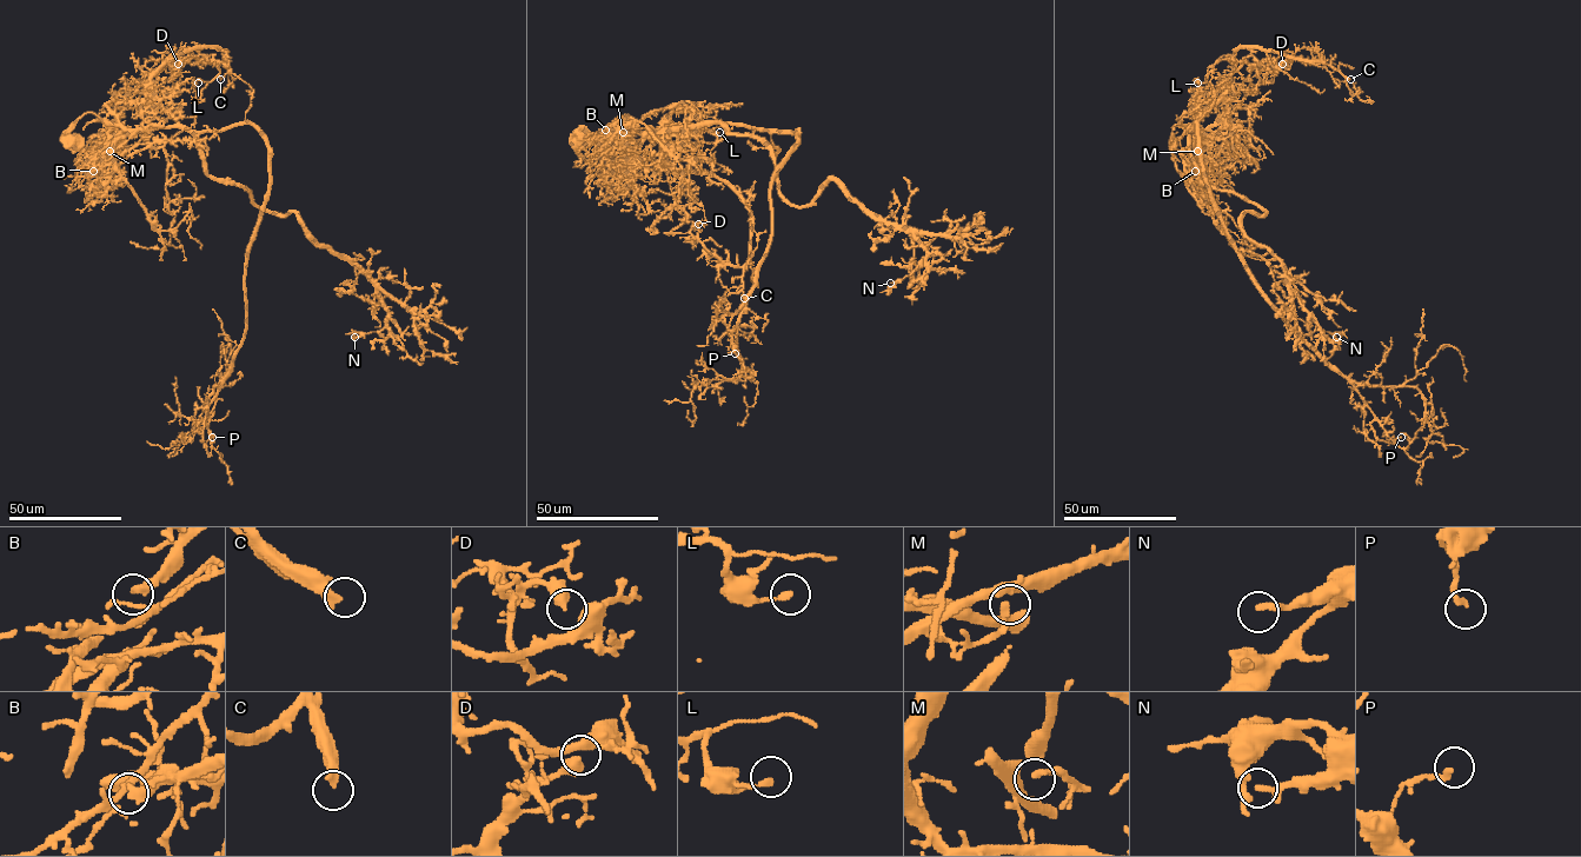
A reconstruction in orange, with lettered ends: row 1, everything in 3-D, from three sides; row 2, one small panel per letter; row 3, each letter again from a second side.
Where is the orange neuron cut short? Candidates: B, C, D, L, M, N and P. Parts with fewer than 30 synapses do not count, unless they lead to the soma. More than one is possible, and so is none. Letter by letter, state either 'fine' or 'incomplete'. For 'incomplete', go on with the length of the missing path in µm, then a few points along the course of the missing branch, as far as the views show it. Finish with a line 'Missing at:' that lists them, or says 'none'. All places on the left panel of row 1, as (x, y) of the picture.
B: incomplete; about 20 µm are missing; missing branch runs (93, 171), (78, 193)
C: incomplete; about 40 µm are missing; missing branch runs (220, 79), (220, 86), (231, 93), (225, 103)
D: fine
L: fine
M: fine
N: fine
P: fine
Missing at: B, C

